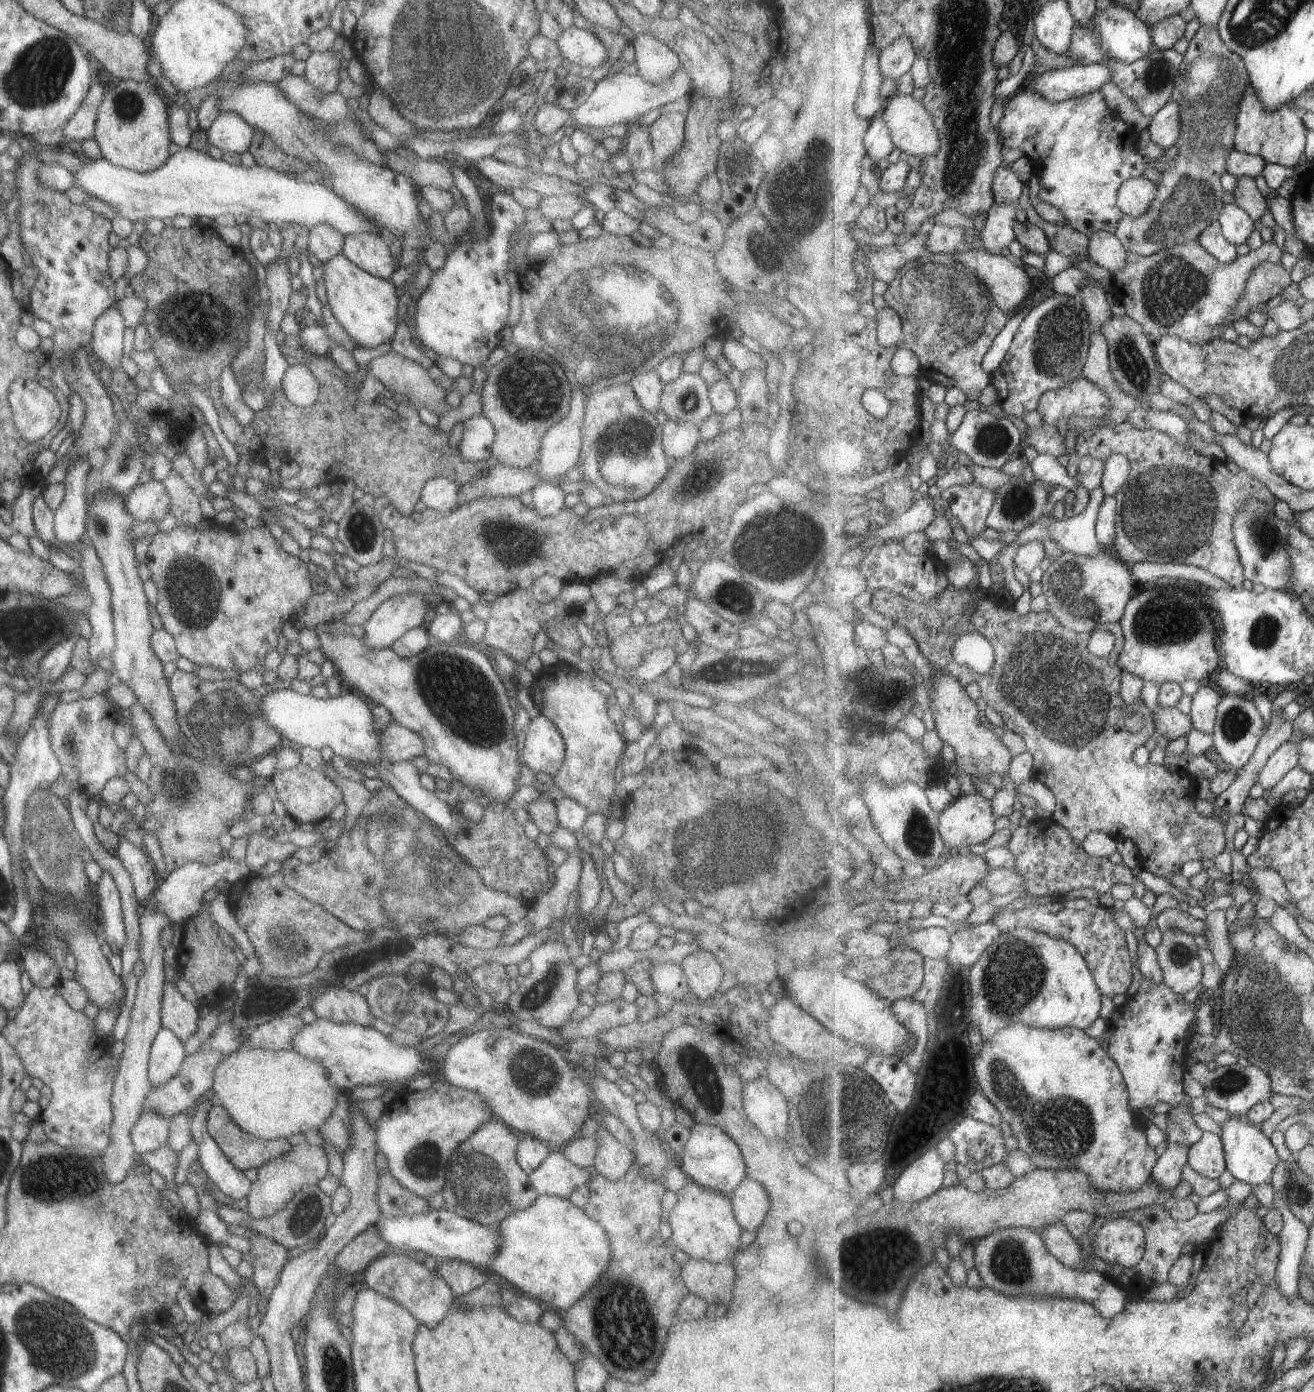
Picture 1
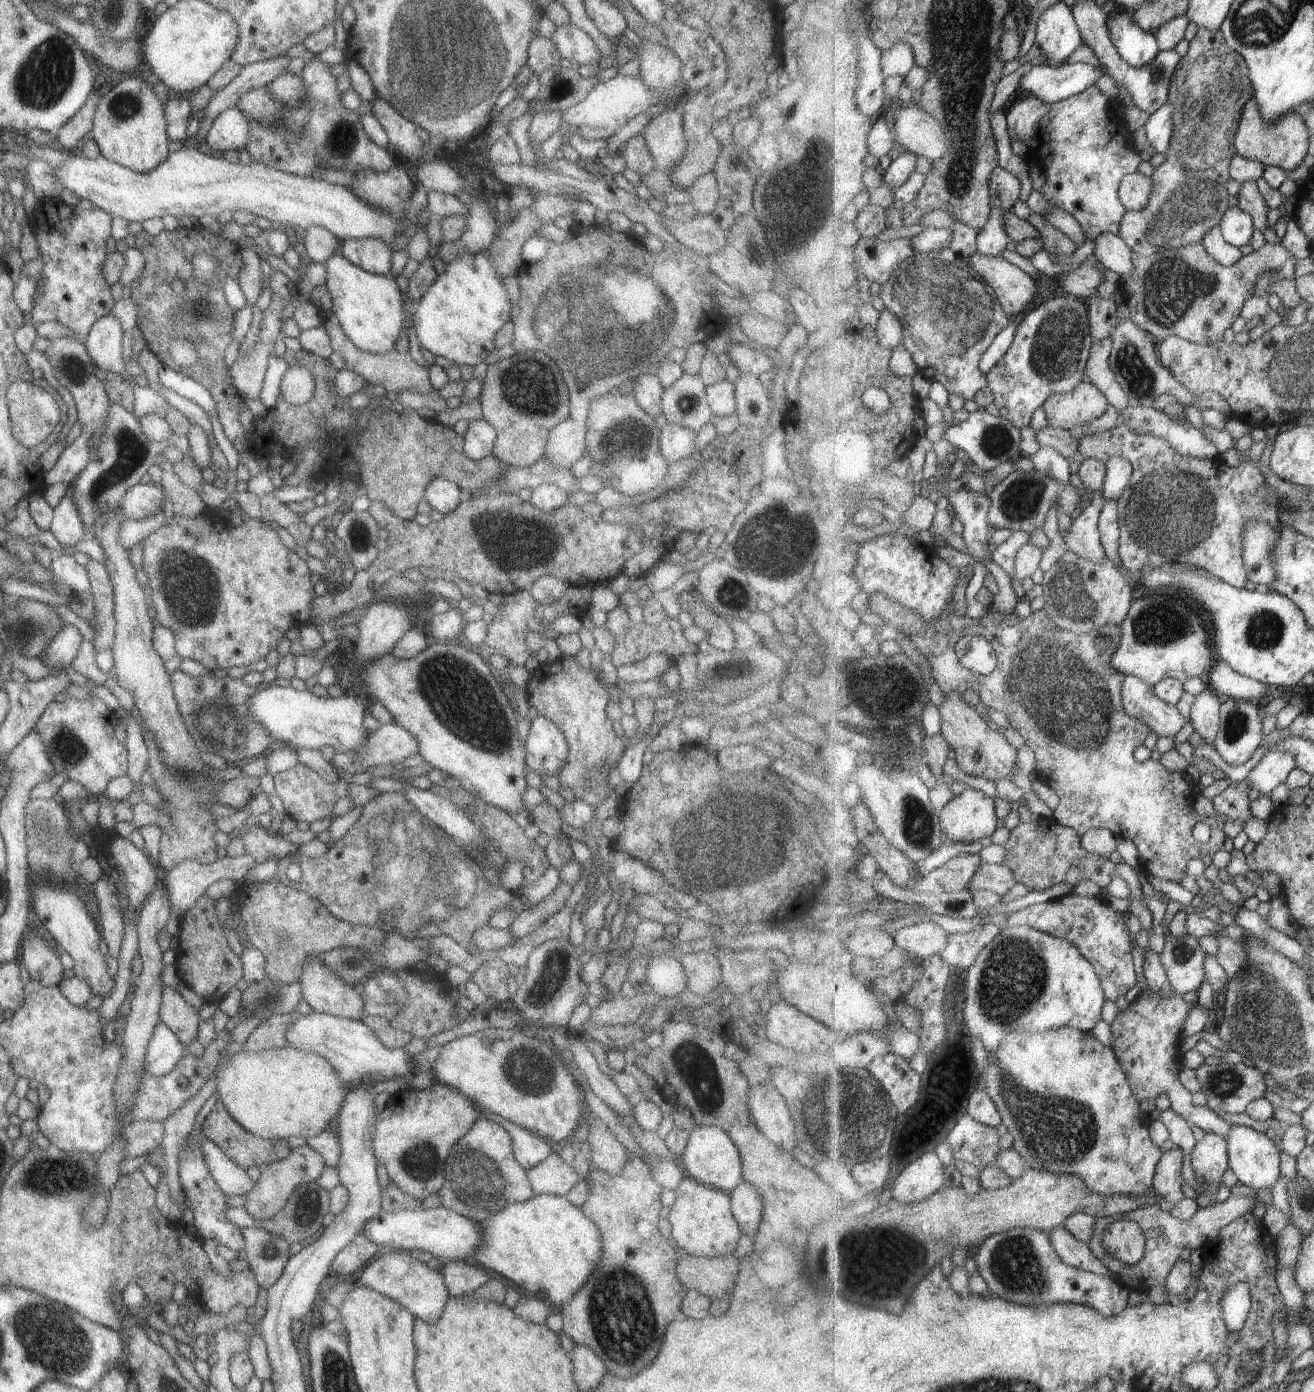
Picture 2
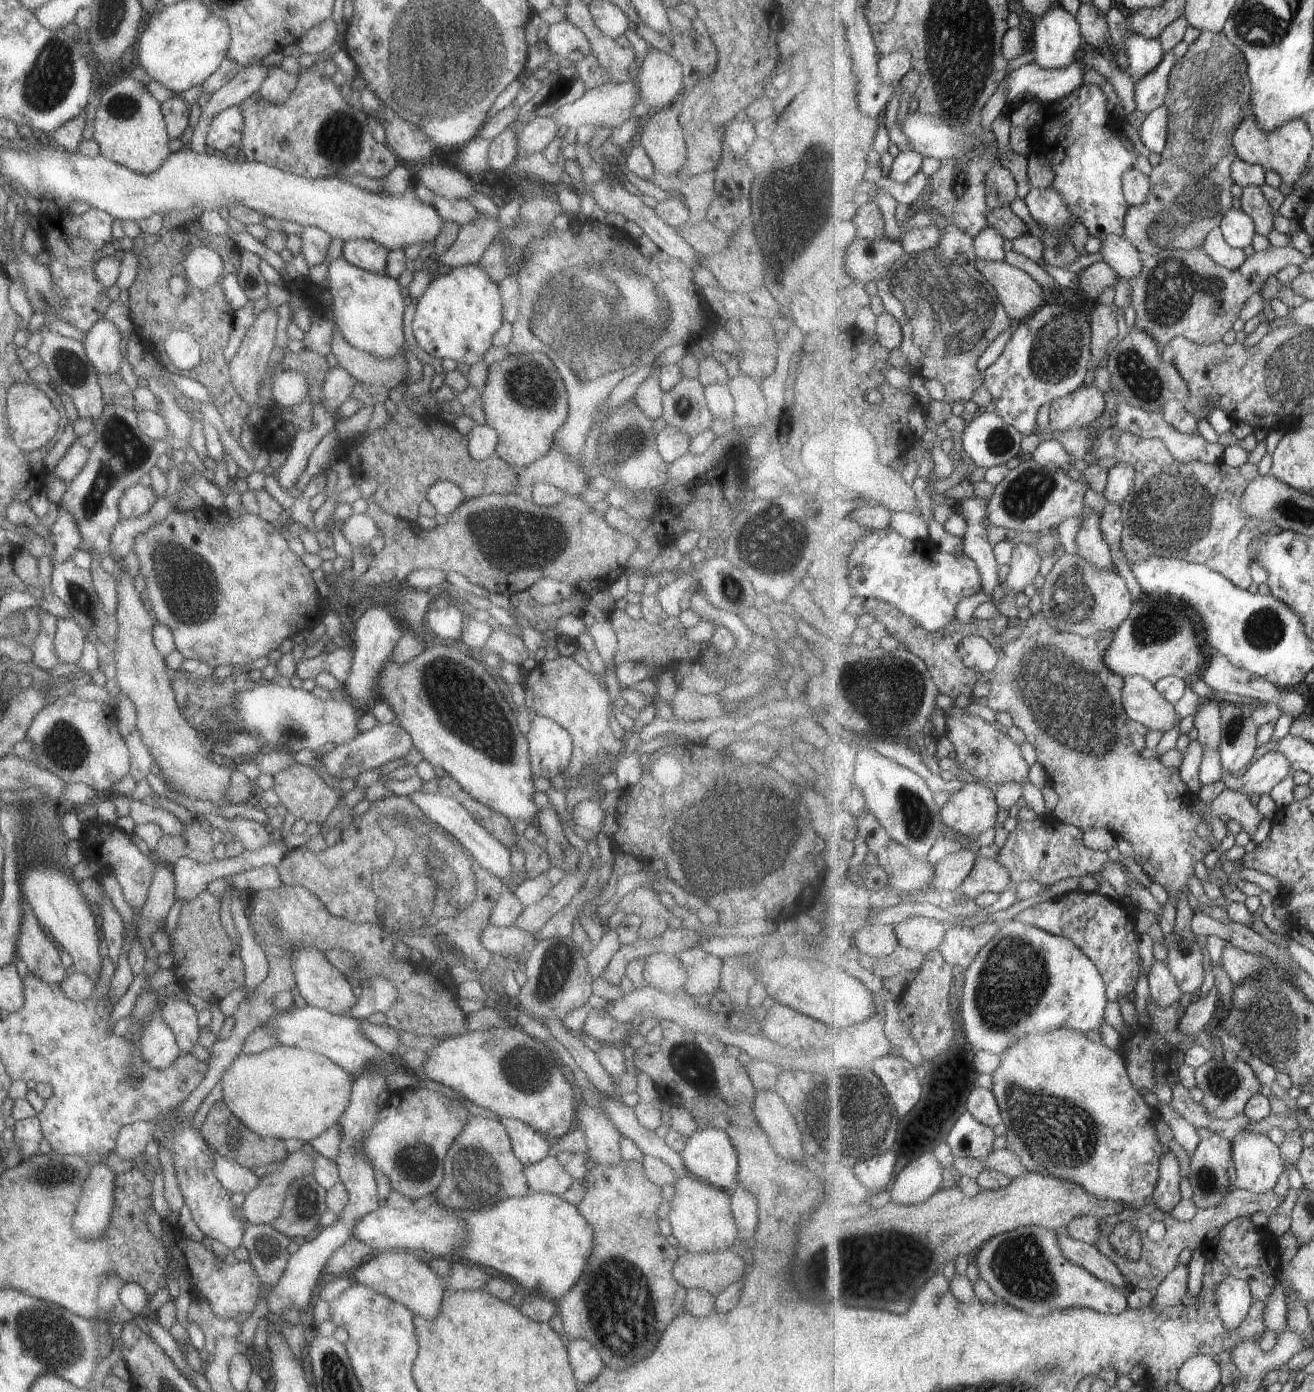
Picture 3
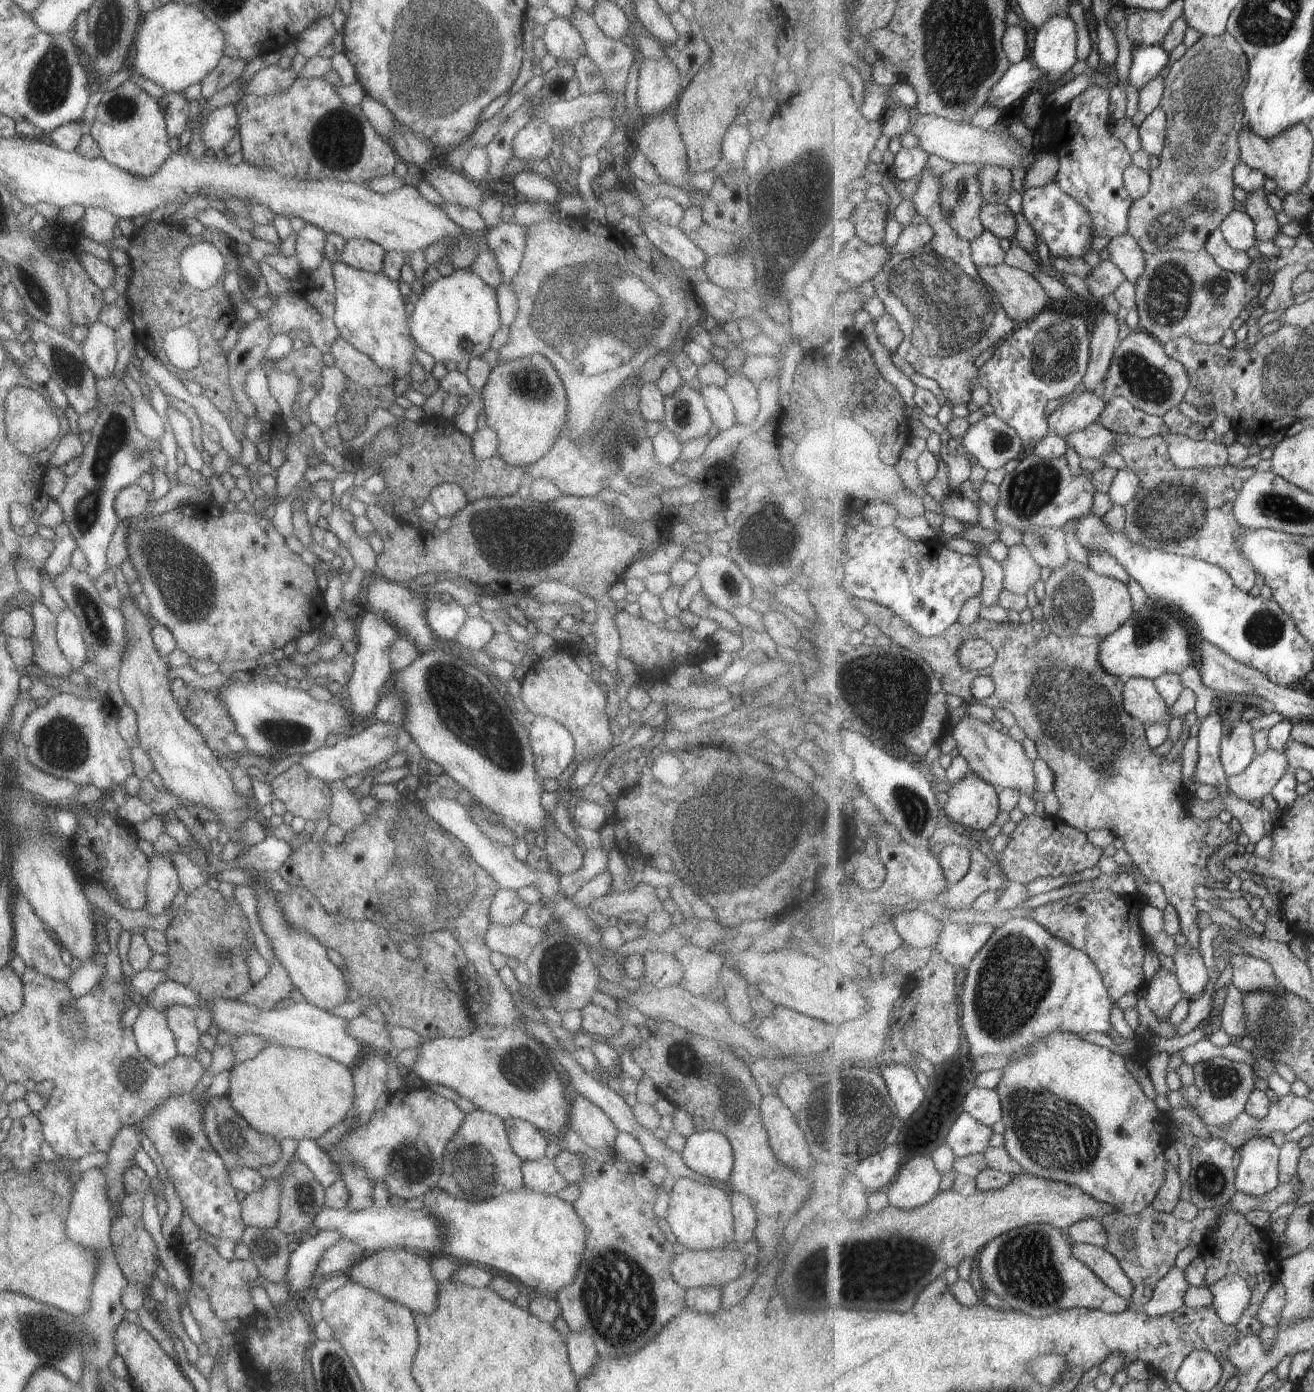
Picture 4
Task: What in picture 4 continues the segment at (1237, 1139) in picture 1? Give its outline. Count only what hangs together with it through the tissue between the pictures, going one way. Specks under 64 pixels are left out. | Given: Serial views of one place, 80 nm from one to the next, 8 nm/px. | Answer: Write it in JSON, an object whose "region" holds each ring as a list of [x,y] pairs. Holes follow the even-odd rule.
{"region":[[[1253,1136],[1239,1148],[1240,1163],[1236,1168],[1236,1189],[1250,1195],[1269,1194],[1280,1185],[1280,1147],[1268,1136]]]}

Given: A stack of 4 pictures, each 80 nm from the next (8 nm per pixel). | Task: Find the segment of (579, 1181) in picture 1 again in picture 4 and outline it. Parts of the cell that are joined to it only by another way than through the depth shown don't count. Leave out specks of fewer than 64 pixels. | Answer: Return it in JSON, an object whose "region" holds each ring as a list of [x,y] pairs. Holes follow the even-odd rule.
{"region":[[[546,1157],[522,1161],[520,1174],[524,1187],[533,1192],[555,1195],[568,1186],[567,1182],[555,1172],[552,1160]]]}

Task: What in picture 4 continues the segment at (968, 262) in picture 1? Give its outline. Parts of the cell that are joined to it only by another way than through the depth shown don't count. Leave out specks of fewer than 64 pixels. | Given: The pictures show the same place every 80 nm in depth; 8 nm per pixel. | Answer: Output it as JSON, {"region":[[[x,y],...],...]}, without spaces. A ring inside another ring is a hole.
{"region":[[[1003,263],[981,267],[979,272],[1018,325],[1033,320],[1049,304],[1048,292],[1028,270]]]}

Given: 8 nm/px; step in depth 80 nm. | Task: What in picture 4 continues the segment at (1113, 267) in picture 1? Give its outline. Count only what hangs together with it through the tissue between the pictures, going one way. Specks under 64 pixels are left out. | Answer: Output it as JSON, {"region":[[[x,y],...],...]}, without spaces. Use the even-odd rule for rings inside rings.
{"region":[[[1127,234],[1109,239],[1106,245],[1108,260],[1114,262],[1129,282],[1136,282],[1145,274],[1146,252],[1139,246],[1138,240]]]}

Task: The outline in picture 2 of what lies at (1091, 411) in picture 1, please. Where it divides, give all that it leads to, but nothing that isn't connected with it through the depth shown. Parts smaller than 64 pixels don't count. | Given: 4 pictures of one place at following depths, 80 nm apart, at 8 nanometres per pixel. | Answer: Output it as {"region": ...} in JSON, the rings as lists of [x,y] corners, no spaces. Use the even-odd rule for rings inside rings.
{"region":[[[1087,379],[1081,381],[1074,391],[1051,395],[1042,408],[1047,416],[1047,424],[1071,429],[1075,424],[1081,426],[1103,416],[1109,402],[1103,391]]]}

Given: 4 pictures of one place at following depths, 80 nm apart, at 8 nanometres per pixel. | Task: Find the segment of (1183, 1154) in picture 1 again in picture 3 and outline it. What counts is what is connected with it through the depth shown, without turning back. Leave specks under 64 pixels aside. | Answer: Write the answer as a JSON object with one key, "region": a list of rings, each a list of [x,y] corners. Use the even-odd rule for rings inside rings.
{"region":[[[1168,1151],[1160,1166],[1160,1177],[1154,1192],[1153,1204],[1170,1213],[1183,1200],[1181,1194],[1181,1164],[1173,1151]]]}

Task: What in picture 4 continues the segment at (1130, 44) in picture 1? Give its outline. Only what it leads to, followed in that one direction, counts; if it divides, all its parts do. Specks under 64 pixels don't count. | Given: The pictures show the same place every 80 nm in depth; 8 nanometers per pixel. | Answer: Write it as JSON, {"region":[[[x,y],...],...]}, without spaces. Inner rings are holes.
{"region":[[[1136,45],[1130,70],[1131,84],[1139,91],[1169,68],[1169,60],[1169,53],[1162,45]]]}

